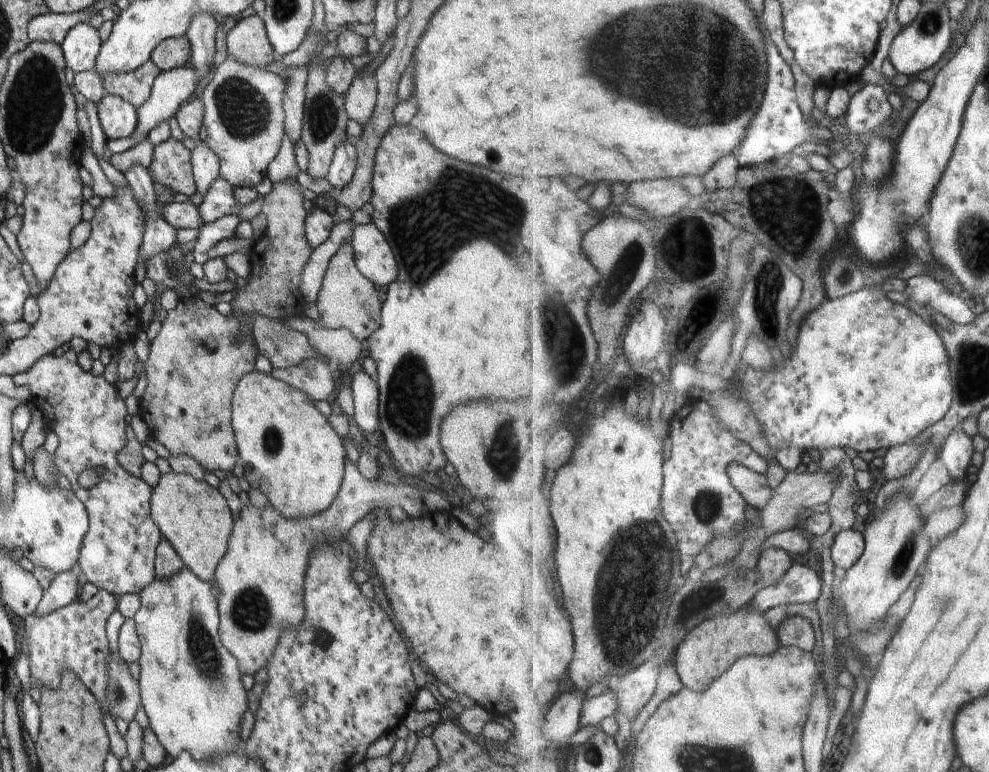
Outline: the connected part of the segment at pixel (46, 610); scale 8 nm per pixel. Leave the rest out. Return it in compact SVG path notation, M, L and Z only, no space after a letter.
M78 569L56 573L50 588L43 590L42 600L35 613L38 616L44 616L44 614L50 614L50 612L74 602L80 595L82 582L83 579Z

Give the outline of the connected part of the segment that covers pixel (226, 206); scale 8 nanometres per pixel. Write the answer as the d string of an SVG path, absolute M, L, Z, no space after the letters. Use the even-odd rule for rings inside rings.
M218 177L218 180L210 186L208 192L203 196L203 201L198 207L198 214L202 218L202 224L208 226L228 214L236 214L243 220L251 222L262 212L262 200L264 196L259 194L258 202L252 202L242 206L234 198L234 187L228 180Z

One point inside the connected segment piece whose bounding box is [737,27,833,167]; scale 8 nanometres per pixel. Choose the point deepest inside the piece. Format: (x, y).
(781, 126)

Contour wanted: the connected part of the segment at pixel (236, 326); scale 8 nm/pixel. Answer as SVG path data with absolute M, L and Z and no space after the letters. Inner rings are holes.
M199 296L180 298L176 308L167 312L159 333L150 342L144 366L146 388L139 399L139 406L151 437L158 440L171 456L191 456L208 473L216 469L232 470L238 451L231 422L231 400L240 378L255 370L258 354L252 333L240 338L240 320L231 314L223 316L215 306L202 301Z

